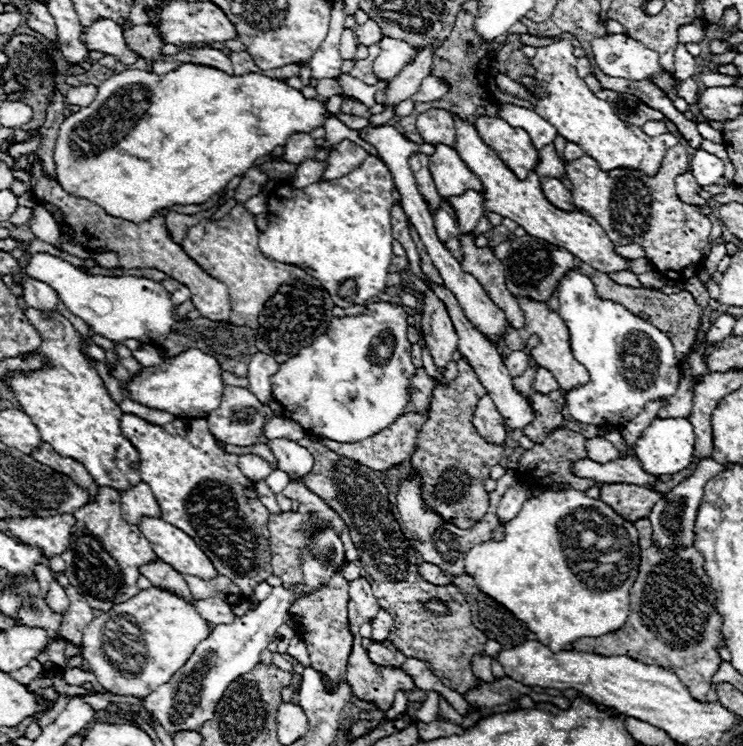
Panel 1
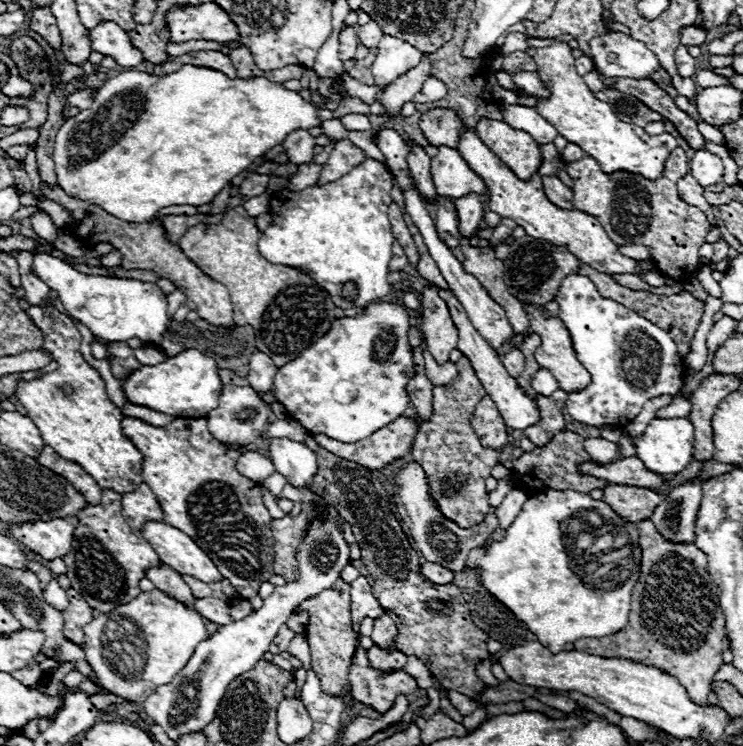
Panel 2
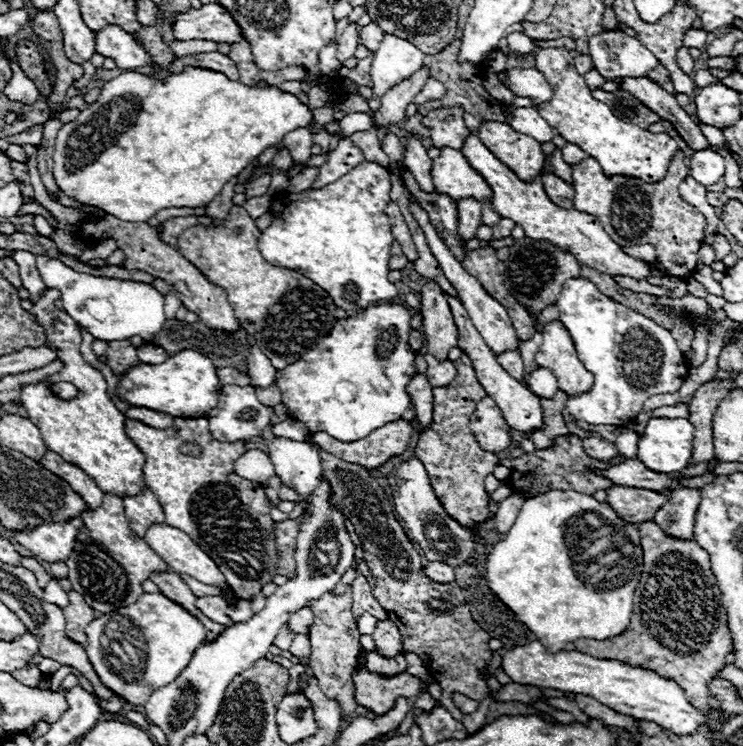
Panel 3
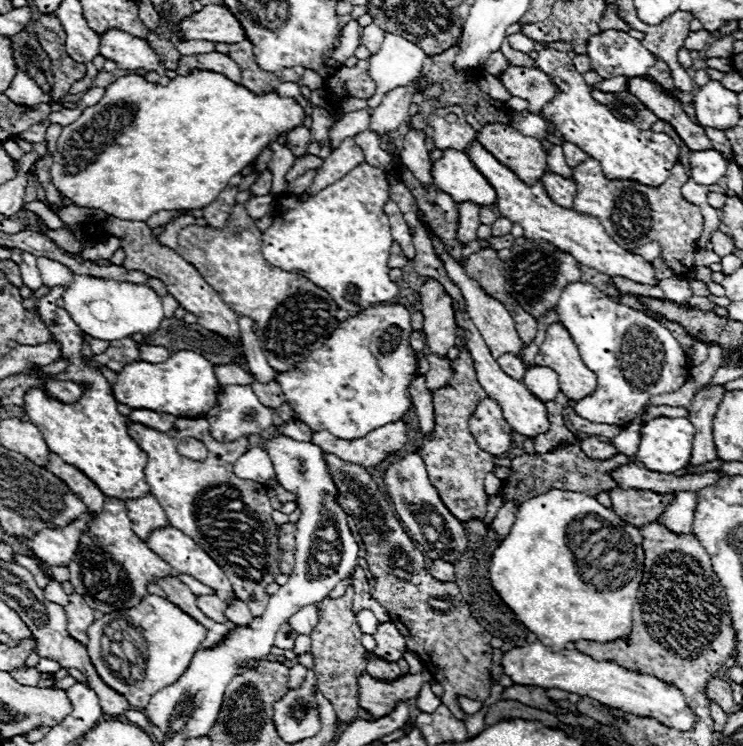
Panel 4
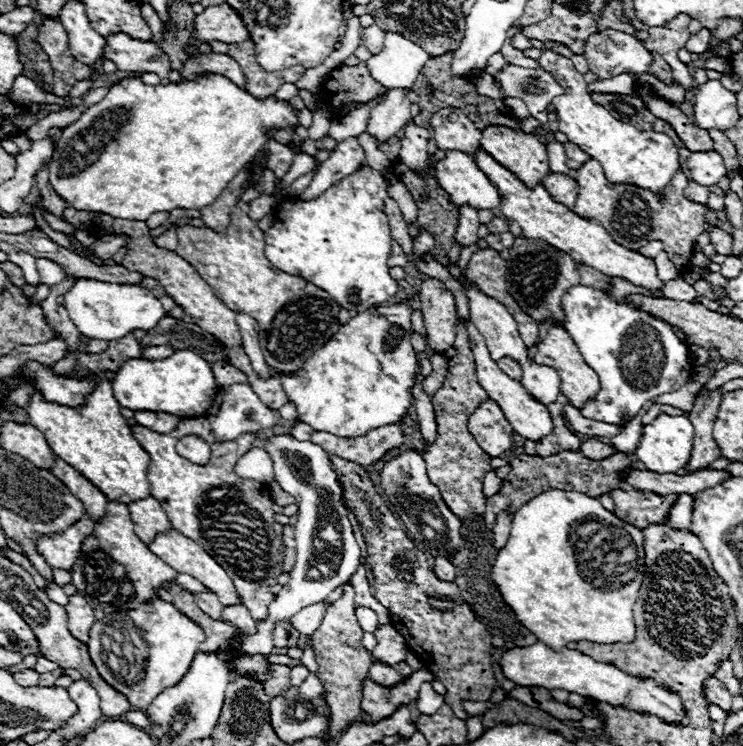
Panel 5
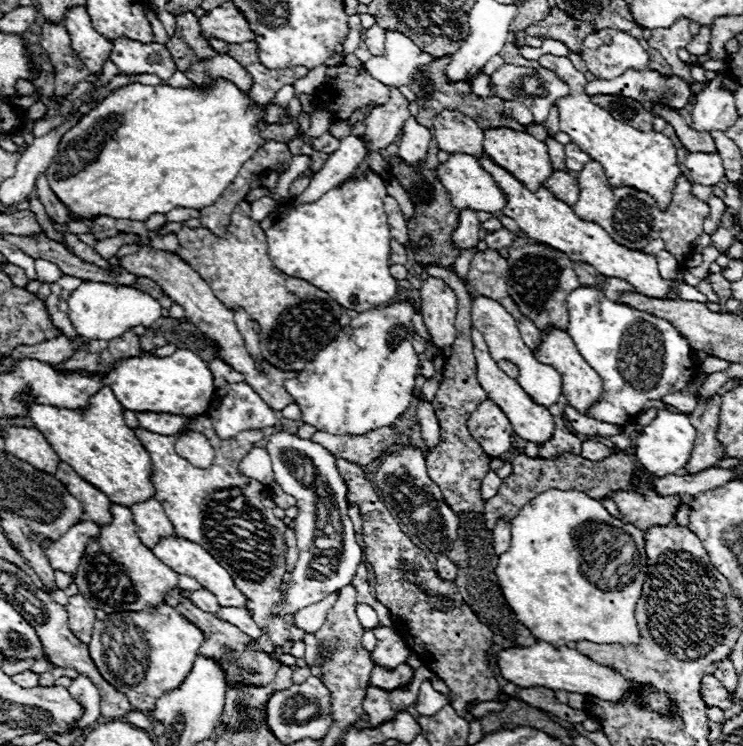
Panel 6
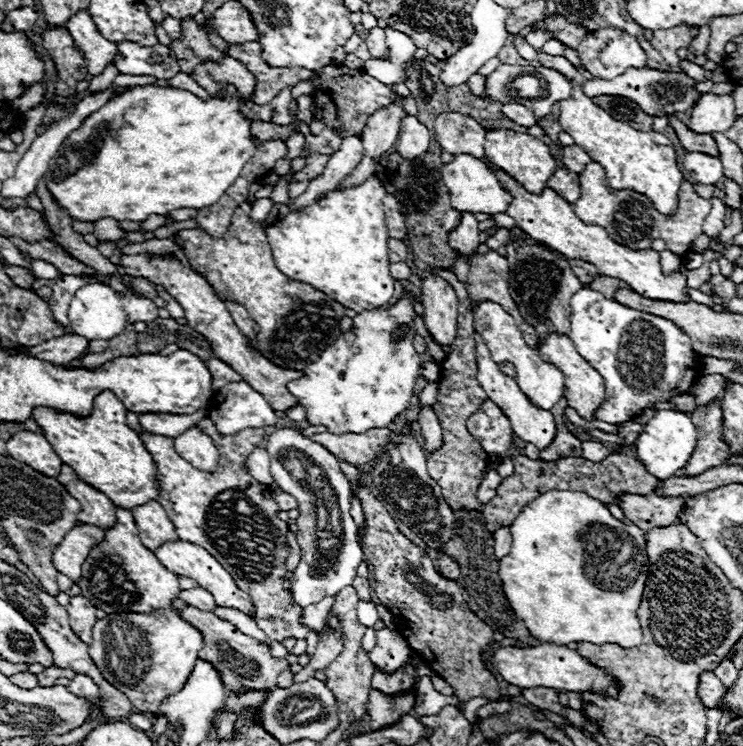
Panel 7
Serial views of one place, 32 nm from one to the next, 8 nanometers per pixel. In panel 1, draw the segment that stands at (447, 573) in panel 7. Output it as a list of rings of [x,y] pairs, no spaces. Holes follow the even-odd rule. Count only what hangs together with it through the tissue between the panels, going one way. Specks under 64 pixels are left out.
[[[422,562],[418,566],[418,574],[426,580],[426,582],[432,582],[432,584],[448,584],[450,578],[438,568],[438,566],[432,566],[428,562]]]

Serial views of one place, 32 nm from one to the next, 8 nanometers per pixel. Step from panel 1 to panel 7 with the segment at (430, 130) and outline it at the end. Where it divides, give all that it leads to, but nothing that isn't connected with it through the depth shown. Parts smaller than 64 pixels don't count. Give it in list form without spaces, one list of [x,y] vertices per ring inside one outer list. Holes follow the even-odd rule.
[[[442,112],[434,120],[434,136],[448,154],[472,154],[484,158],[486,128],[460,112]]]

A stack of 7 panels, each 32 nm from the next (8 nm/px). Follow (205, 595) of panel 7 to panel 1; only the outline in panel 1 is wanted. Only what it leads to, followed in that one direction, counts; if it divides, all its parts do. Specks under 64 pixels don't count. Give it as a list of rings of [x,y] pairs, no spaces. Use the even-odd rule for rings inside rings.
[[[204,598],[204,600],[196,600],[194,602],[196,610],[200,610],[202,618],[206,622],[210,622],[212,626],[220,624],[220,622],[232,622],[234,618],[234,612],[232,612],[232,606],[218,600],[218,598]]]

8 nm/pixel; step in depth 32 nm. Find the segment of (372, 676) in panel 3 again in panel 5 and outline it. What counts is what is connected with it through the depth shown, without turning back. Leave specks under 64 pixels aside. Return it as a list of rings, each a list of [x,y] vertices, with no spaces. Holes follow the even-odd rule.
[[[426,668],[414,672],[412,676],[408,676],[404,682],[398,682],[396,686],[380,686],[376,682],[372,682],[370,678],[364,680],[364,688],[362,688],[362,710],[370,714],[372,722],[378,722],[380,718],[388,718],[392,716],[392,712],[396,712],[398,706],[402,704],[410,704],[412,700],[418,698],[420,686],[426,680],[434,680],[434,674],[428,672]]]

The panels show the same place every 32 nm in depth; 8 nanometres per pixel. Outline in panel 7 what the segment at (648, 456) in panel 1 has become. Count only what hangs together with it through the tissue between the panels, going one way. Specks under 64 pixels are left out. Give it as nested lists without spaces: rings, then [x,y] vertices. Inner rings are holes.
[[[658,410],[656,416],[644,426],[636,440],[636,458],[648,468],[648,472],[660,480],[674,476],[676,470],[684,468],[694,452],[698,438],[698,430],[694,428],[692,420],[684,412],[674,410]]]

